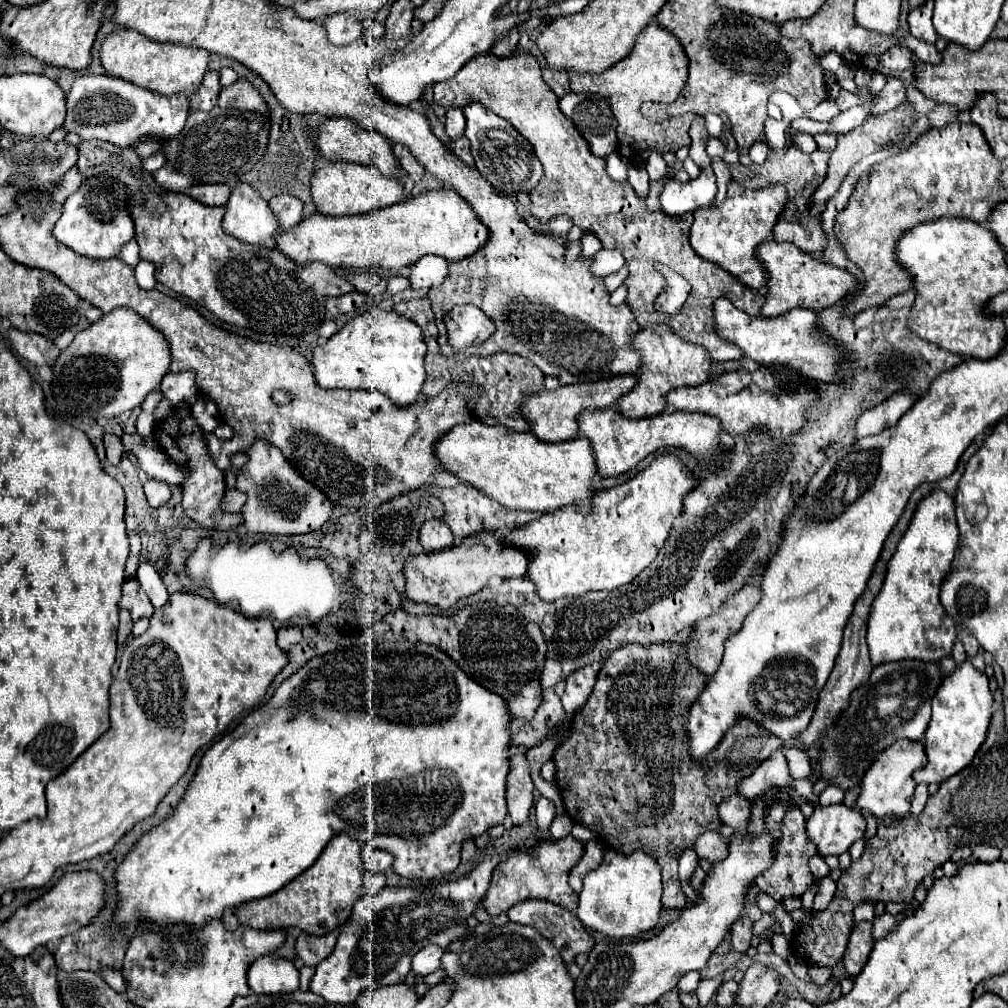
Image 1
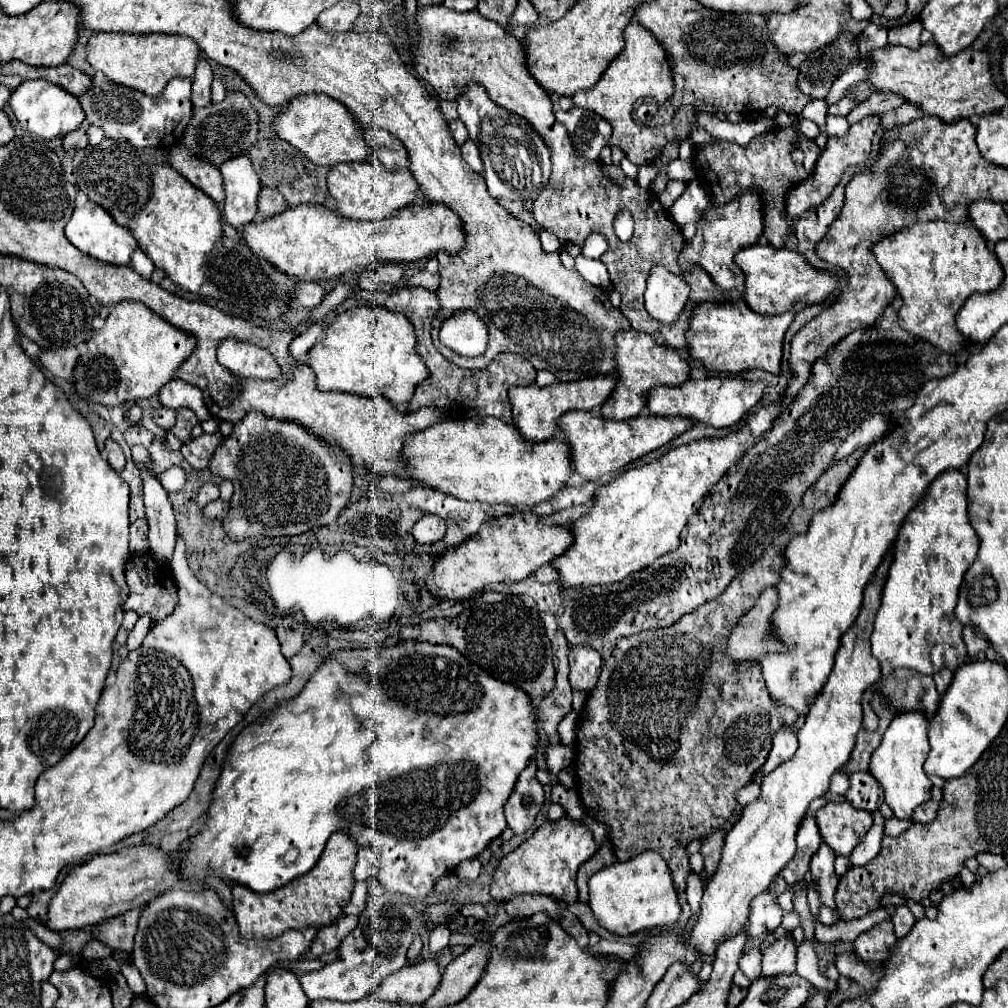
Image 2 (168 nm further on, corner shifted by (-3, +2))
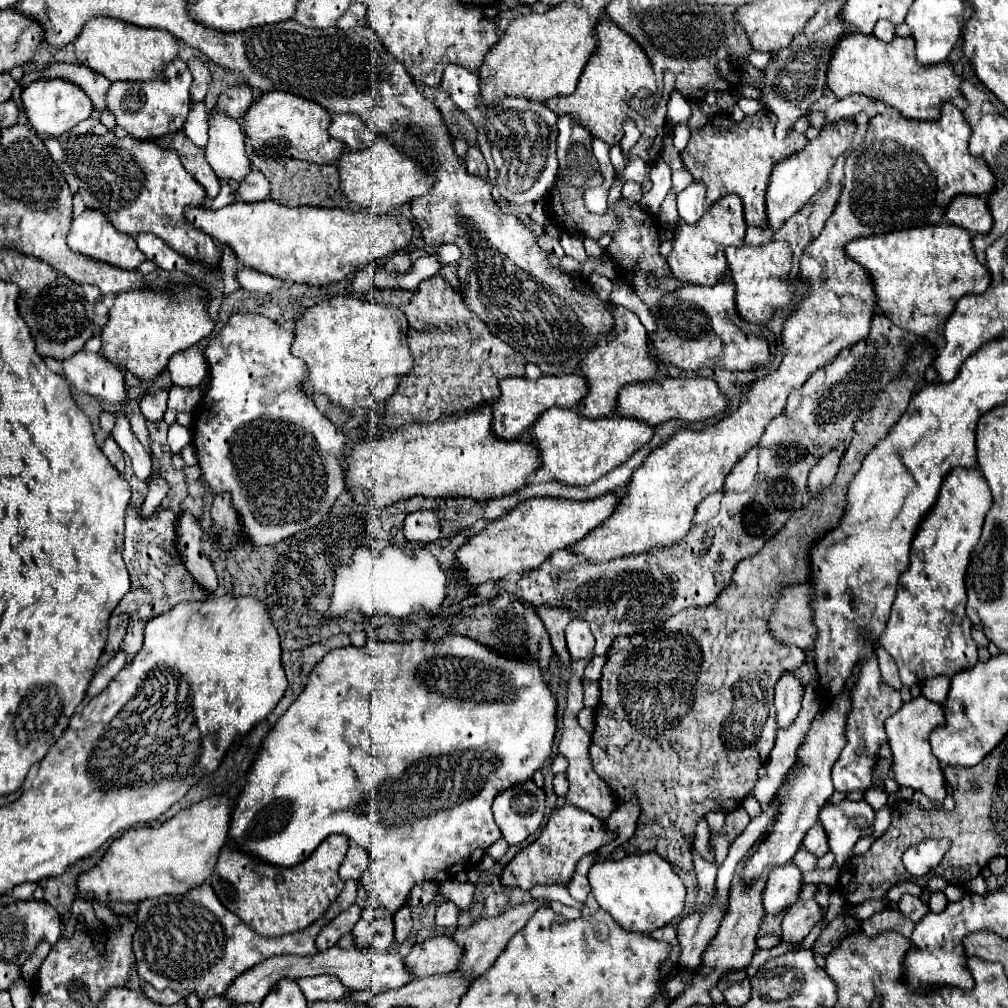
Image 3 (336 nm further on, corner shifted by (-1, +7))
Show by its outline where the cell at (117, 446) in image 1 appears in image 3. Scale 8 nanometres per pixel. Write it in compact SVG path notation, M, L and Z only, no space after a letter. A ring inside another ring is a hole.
M109 436L107 440L105 440L105 444L103 444L103 454L109 458L109 462L123 474L123 468L125 468L125 460L123 460L123 450L117 446L117 442Z

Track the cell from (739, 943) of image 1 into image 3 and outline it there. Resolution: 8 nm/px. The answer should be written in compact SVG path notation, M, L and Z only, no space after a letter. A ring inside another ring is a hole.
M793 864L787 868L775 868L767 878L763 890L763 908L765 916L777 916L799 900L801 892L801 872Z

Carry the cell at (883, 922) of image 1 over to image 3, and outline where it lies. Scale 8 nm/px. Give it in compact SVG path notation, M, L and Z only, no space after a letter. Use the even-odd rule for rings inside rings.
M905 894L901 900L899 900L899 912L909 918L913 924L917 924L929 910L923 906L923 902L917 898L917 896L911 896L911 894Z

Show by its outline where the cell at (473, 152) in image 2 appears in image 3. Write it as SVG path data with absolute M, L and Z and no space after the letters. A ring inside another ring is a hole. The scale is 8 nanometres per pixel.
M469 146L467 154L465 154L465 162L467 162L467 170L469 172L473 172L475 176L487 178L487 164L485 164L483 154L479 152L477 146Z

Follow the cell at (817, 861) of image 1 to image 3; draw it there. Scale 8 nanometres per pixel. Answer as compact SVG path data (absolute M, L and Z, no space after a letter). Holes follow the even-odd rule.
M817 822L805 836L803 840L803 846L815 856L815 858L823 858L827 852L829 852L829 846L827 846L827 836L823 832L823 826Z

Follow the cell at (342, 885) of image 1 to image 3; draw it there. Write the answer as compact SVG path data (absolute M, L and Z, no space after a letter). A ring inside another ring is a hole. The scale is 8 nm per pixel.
M331 834L319 848L295 868L275 868L261 864L239 852L233 842L221 848L219 862L211 876L211 886L225 908L235 912L259 936L285 936L311 926L339 898L345 882L339 878L339 866L345 860L349 838Z

